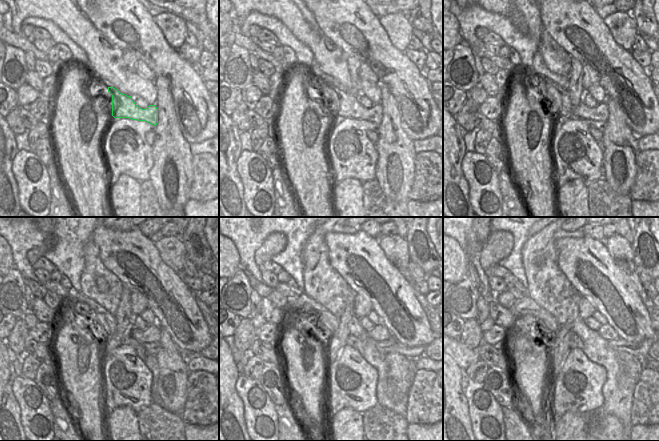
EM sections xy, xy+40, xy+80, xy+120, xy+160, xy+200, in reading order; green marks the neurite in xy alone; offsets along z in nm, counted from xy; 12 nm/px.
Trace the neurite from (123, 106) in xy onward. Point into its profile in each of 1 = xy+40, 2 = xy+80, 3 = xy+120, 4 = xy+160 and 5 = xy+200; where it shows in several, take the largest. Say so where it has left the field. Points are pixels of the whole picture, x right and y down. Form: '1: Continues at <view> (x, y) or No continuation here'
1: Continues at xy+40 (346, 105)
2: Continues at xy+80 (556, 95)
3: Continues at xy+120 (77, 301)
4: Continues at xy+160 (302, 305)
5: Continues at xy+200 (526, 307)

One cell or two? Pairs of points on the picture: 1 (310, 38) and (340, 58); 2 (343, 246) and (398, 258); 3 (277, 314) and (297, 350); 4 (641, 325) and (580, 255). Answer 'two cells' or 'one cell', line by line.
1: one cell
2: two cells
3: two cells
4: one cell

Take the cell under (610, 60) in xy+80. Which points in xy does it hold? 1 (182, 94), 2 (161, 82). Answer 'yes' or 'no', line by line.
1: yes
2: no

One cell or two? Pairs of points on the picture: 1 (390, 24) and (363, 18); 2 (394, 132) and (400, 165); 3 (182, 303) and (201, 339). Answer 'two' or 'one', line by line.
1: two
2: one
3: one

